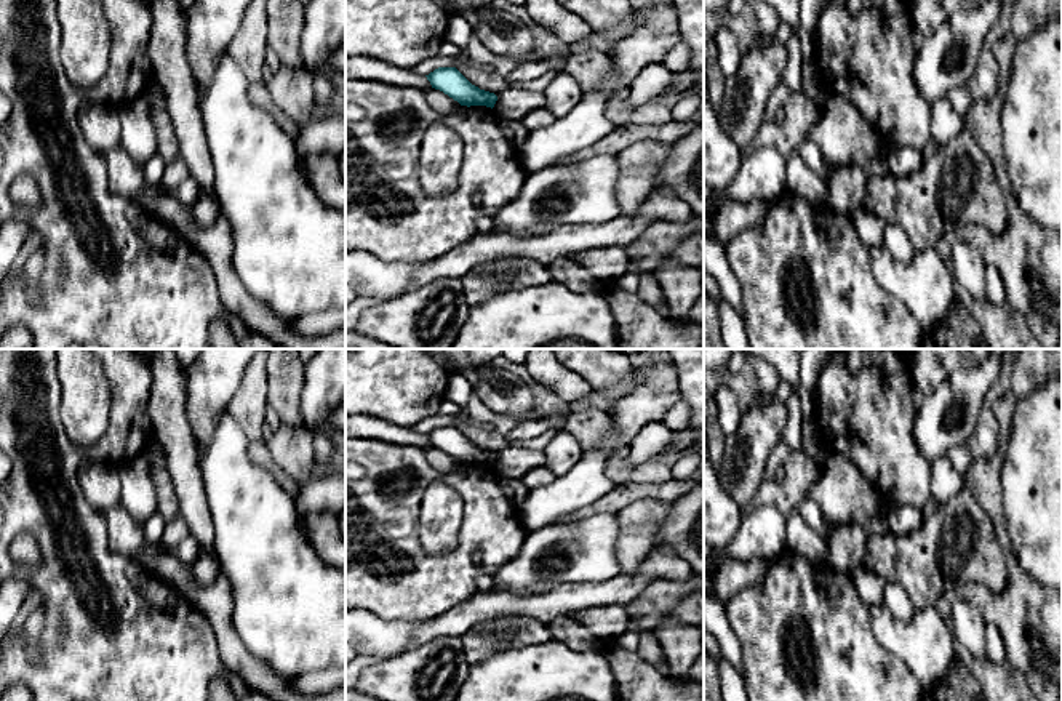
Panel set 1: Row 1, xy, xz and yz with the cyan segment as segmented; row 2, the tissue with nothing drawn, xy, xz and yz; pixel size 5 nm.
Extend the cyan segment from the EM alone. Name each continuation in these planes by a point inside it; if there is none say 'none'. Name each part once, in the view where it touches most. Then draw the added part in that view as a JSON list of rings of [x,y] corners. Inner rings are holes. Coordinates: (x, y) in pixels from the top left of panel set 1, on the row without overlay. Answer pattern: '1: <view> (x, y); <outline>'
none

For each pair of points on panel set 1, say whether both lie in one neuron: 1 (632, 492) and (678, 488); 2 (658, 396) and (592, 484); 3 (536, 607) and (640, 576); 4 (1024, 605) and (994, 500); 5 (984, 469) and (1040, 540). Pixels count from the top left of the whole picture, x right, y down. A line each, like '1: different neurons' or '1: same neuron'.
1: same neuron
2: same neuron
3: same neuron
4: same neuron
5: different neurons

